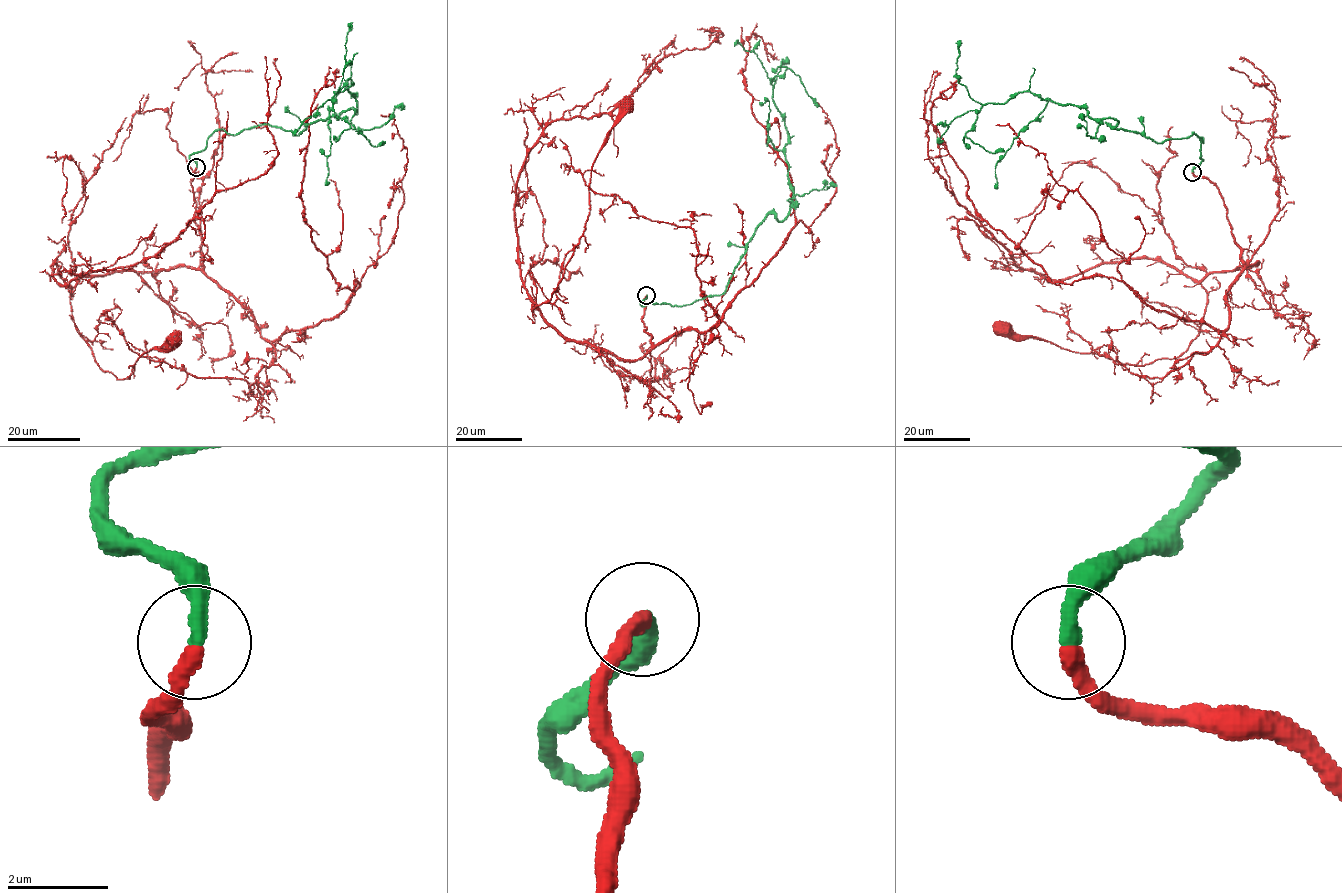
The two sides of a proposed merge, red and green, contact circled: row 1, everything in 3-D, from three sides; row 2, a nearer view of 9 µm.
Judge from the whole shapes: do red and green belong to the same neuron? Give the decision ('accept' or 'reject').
accept

